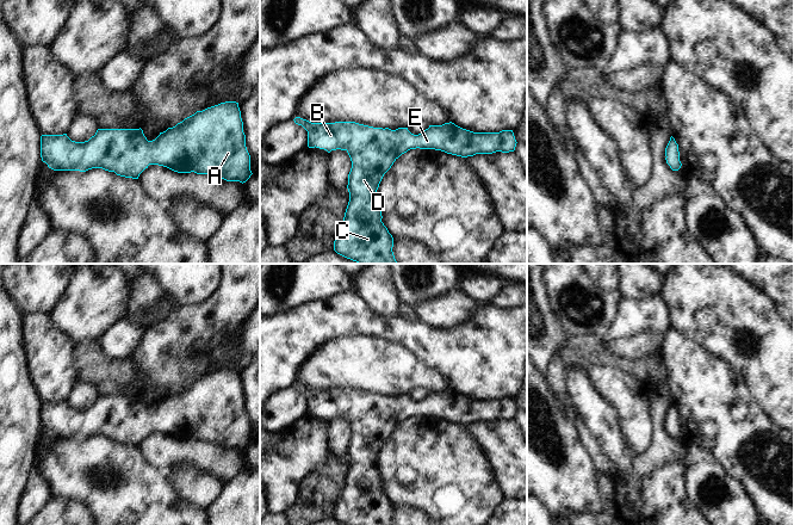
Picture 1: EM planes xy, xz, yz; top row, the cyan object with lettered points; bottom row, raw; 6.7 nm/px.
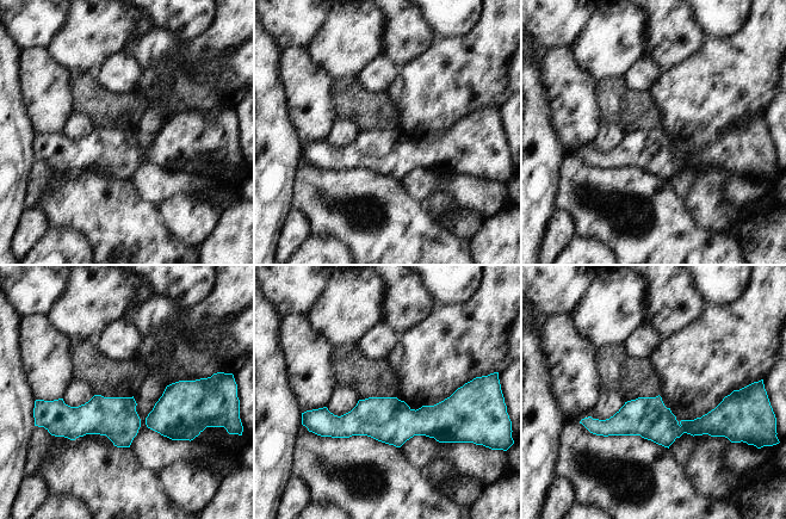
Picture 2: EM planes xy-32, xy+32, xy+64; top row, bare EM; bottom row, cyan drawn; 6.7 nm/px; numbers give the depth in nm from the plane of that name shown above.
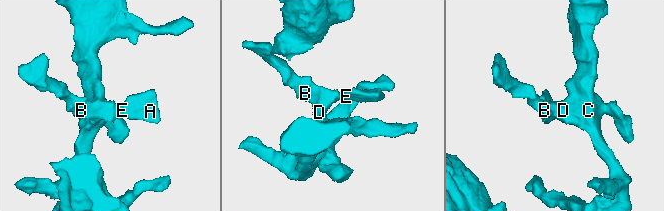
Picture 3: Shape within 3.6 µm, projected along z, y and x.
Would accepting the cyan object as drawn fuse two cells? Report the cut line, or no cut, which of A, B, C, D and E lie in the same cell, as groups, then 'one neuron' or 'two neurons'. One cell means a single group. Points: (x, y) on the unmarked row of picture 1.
no cut; A B C D E; one neuron

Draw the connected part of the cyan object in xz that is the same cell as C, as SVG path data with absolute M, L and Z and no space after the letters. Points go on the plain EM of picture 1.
M296 384L294 390L308 399L308 414L331 418L346 418L352 428L348 441L349 469L343 488L334 508L334 518L345 525L395 525L393 505L382 489L382 478L377 470L377 457L384 441L393 430L410 416L435 416L447 421L467 425L476 421L492 421L496 419L514 419L516 407L513 397L500 400L473 400L454 390L429 393L418 402L411 401L408 395L391 397L389 395L373 395L355 389L311 390Z

